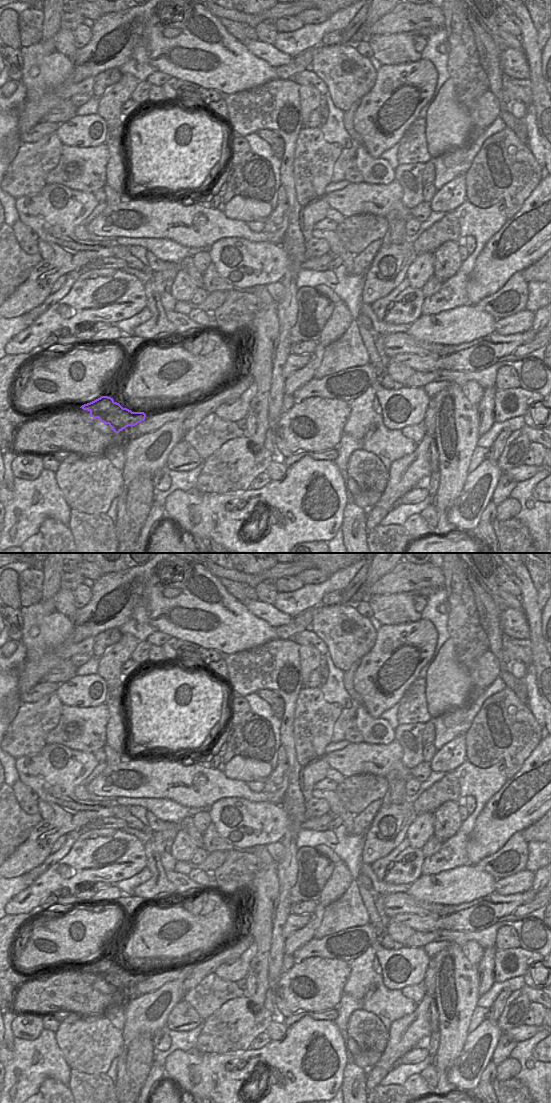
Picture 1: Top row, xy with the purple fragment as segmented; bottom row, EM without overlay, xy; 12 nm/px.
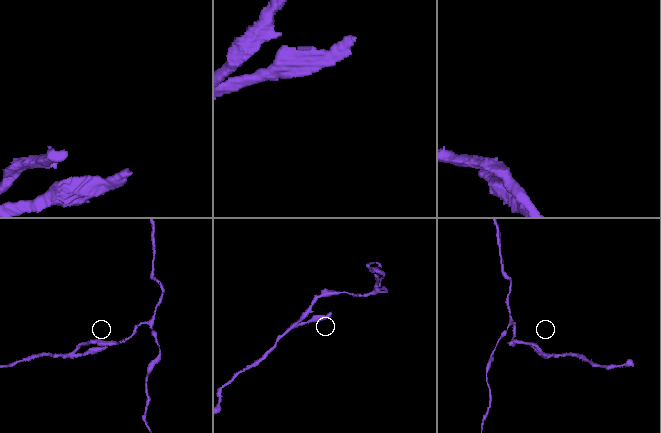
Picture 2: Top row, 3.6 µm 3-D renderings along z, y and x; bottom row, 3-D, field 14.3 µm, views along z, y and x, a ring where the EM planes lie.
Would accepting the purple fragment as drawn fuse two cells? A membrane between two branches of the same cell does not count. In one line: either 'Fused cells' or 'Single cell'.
Fused cells

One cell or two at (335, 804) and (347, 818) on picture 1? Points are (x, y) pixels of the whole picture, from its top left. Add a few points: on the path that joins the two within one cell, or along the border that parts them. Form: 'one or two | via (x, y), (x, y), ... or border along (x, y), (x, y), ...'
one | via (336, 807), (344, 815)

